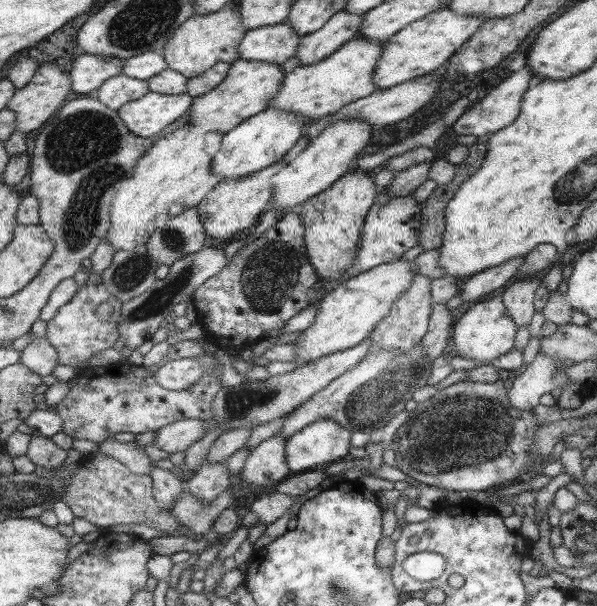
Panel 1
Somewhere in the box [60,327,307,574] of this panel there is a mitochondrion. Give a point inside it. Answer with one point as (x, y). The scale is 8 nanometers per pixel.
(239, 403)

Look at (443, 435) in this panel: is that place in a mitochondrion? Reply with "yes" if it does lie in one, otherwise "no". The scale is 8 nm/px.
yes

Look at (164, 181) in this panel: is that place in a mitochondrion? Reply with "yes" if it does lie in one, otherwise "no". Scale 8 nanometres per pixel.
no

